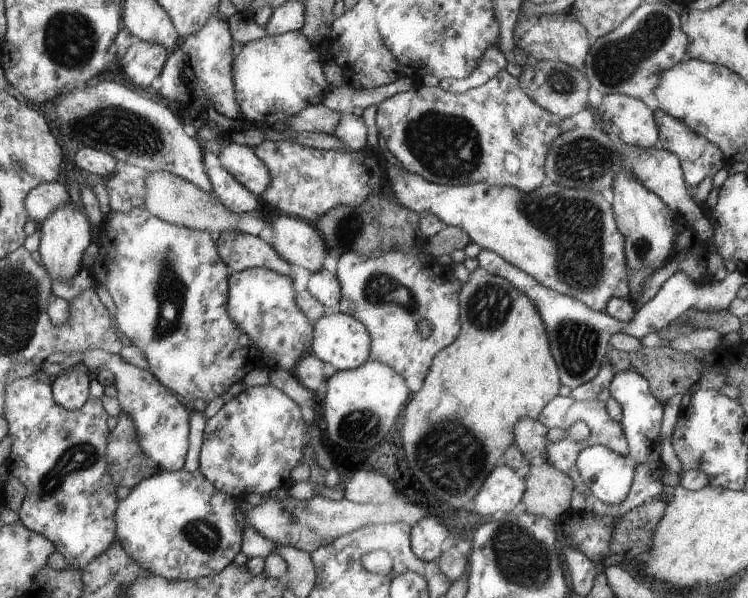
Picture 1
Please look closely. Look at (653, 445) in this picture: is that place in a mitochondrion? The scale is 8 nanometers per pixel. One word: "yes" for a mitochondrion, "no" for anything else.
no

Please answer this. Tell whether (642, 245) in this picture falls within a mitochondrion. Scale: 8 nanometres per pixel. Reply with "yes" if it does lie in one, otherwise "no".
yes

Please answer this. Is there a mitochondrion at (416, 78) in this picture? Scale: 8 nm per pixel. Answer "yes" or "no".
no

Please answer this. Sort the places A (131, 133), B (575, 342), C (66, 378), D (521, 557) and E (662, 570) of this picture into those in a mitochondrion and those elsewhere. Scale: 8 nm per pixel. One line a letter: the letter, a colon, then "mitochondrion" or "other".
A: mitochondrion
B: mitochondrion
C: other
D: mitochondrion
E: other

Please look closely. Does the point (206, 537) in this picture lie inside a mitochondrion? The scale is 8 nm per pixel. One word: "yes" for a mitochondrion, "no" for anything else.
yes

